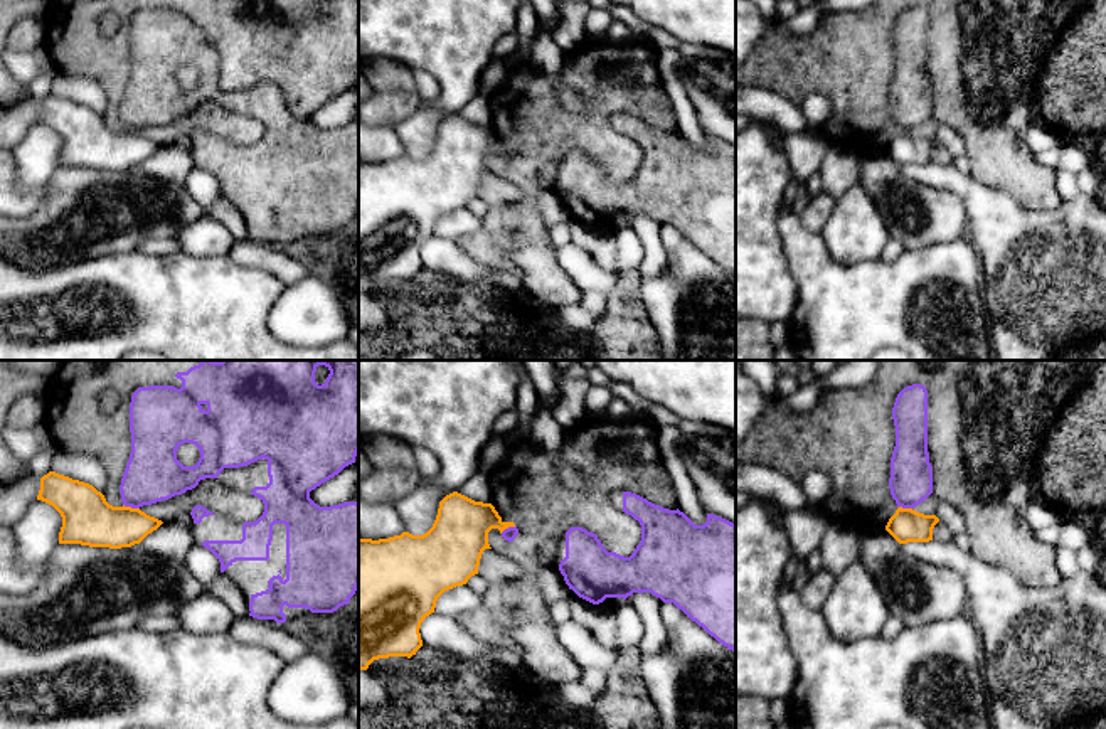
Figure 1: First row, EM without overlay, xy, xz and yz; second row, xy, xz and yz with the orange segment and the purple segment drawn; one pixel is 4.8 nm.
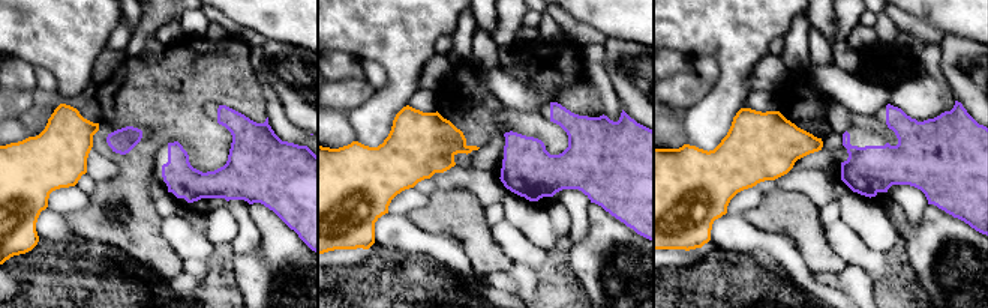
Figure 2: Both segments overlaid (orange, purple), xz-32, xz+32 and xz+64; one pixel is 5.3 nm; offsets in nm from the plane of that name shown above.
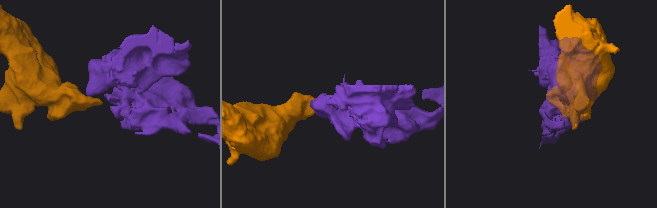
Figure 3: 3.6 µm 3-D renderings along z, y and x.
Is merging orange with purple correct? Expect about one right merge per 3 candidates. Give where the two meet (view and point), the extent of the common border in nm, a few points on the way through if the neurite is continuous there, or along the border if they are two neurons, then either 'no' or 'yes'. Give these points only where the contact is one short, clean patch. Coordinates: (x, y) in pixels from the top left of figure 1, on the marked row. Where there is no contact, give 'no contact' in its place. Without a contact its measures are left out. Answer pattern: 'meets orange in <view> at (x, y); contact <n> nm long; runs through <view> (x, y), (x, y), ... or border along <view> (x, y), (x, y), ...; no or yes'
meets orange in xy at (130, 507); contact 80 nm long; border along xy (123, 504), (138, 509); no

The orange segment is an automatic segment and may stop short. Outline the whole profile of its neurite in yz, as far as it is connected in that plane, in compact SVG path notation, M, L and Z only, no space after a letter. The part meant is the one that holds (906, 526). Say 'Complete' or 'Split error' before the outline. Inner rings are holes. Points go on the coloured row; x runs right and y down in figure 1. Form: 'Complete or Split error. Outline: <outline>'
Complete. Outline: M899 507L889 519L885 530L899 542L929 542L933 529L939 522L936 515L924 515L912 508Z

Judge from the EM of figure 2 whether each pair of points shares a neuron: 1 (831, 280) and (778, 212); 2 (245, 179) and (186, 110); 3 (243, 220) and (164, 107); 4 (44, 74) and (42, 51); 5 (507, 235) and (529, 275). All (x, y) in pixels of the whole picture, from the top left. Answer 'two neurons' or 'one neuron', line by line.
1: two neurons
2: one neuron
3: two neurons
4: two neurons
5: two neurons

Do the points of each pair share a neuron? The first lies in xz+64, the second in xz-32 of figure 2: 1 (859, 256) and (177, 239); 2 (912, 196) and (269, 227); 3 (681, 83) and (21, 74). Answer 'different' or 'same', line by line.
1: same
2: different
3: different

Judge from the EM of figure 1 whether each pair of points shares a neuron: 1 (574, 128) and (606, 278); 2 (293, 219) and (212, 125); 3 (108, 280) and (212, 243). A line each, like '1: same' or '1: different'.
1: different
2: same
3: different

